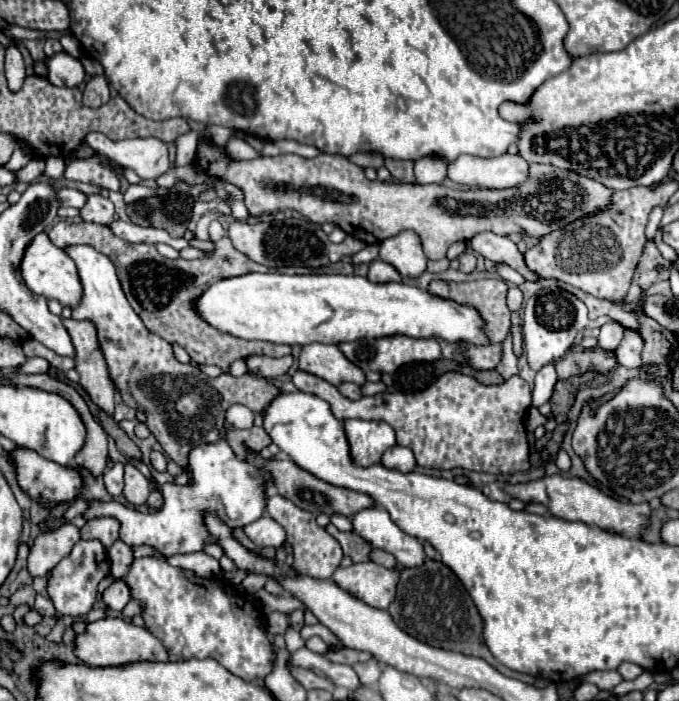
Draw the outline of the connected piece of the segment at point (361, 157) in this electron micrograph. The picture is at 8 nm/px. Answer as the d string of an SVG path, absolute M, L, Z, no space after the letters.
M359 152L349 156L348 160L363 168L372 167L378 169L384 165L384 157L377 153Z

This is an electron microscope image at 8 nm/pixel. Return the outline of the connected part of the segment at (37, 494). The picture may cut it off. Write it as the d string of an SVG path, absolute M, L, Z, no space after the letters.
M17 446L11 452L7 452L7 458L15 466L15 474L17 474L17 482L21 486L21 490L27 492L33 500L37 500L41 506L45 506L49 510L53 510L59 504L73 502L75 498L81 496L81 492L85 488L85 480L83 480L79 468L75 468L75 466L61 466L61 464L57 464L53 460L43 458L41 454L37 454L31 448Z

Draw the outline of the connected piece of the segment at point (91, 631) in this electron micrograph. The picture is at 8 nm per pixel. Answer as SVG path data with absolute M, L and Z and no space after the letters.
M101 618L89 622L85 632L77 634L73 640L75 656L87 666L123 666L139 660L161 660L167 662L167 648L149 630L133 626L123 618Z

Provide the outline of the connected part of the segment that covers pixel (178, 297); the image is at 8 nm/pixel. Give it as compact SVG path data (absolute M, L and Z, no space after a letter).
M61 220L49 230L49 238L59 248L65 248L71 244L89 244L89 246L95 246L105 256L109 256L113 262L135 262L135 276L121 272L121 278L123 278L125 294L127 294L129 302L135 306L137 316L143 320L143 324L147 326L149 332L165 338L171 344L175 342L175 344L183 346L187 350L187 354L191 356L191 360L195 360L197 364L215 364L223 372L227 372L231 362L235 362L239 358L249 358L255 354L281 358L281 356L291 354L289 346L271 344L271 342L255 342L255 340L253 342L237 340L235 336L221 334L215 328L209 328L209 324L205 324L193 312L193 308L191 308L193 296L199 296L205 288L209 288L209 284L229 278L229 276L241 276L247 272L267 272L265 266L259 266L257 262L249 260L245 254L237 252L227 236L223 240L219 240L219 248L213 254L197 258L197 260L183 260L183 258L167 260L155 250L155 246L129 244L129 242L117 238L107 226L93 224L93 222L73 224L69 220Z

